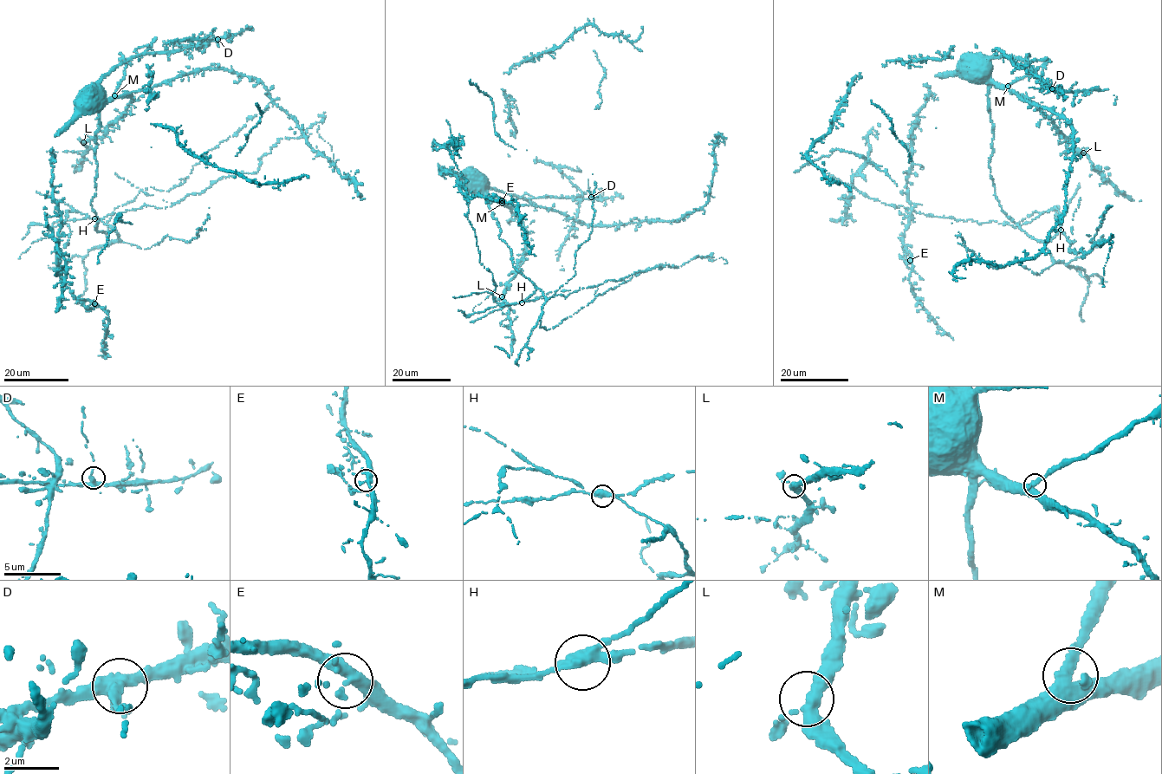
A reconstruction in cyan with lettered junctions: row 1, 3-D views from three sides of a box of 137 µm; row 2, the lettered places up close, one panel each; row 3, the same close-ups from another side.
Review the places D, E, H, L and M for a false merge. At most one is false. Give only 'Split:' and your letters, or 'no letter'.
Split: H

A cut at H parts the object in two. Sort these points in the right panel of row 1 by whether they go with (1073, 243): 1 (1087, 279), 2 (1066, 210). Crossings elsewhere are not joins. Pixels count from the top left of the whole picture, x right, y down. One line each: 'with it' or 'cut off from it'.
1: cut off from it
2: cut off from it

